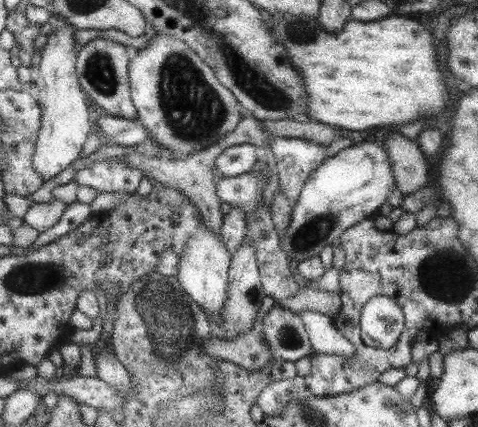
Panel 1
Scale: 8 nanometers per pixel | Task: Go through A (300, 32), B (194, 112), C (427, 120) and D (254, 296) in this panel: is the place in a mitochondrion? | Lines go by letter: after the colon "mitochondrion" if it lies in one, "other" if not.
A: mitochondrion
B: mitochondrion
C: other
D: other

